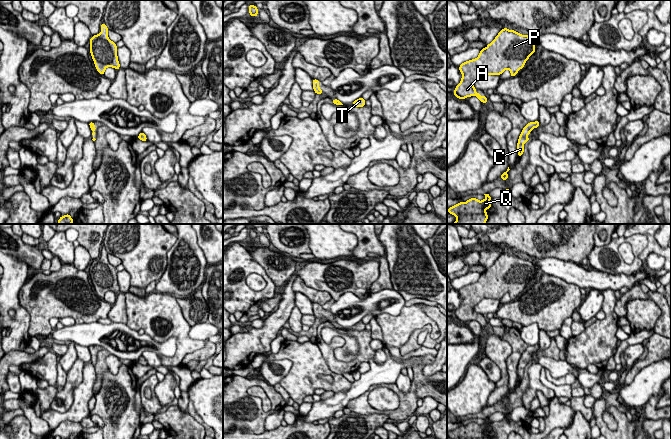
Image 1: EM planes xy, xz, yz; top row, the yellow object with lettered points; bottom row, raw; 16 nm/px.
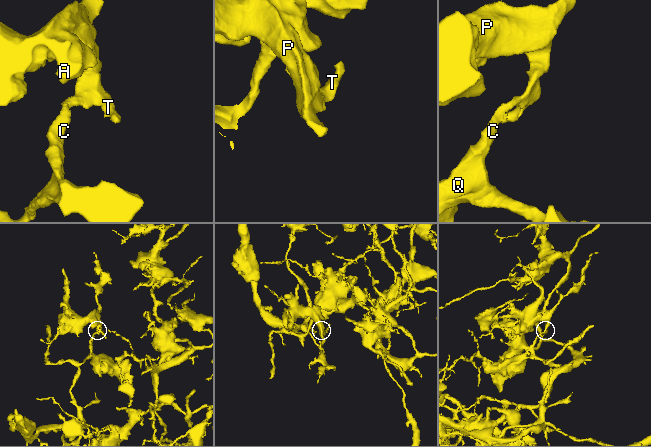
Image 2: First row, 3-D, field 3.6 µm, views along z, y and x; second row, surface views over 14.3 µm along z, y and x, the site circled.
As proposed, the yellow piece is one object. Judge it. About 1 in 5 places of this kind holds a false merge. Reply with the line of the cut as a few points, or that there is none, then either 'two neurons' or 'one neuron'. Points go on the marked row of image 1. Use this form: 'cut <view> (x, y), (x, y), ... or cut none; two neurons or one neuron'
cut none; one neuron

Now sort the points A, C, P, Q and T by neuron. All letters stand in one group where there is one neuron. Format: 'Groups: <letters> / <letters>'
Groups: A C P Q T

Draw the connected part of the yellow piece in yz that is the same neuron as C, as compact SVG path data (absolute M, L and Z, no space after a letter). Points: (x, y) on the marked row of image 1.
M539 120L535 121L535 122L529 122L522 130L519 139L518 139L518 143L517 143L517 151L518 151L518 156L522 156L523 152L524 152L524 144L530 140L530 138L528 138L527 136L530 134L530 132L534 129L539 127Z

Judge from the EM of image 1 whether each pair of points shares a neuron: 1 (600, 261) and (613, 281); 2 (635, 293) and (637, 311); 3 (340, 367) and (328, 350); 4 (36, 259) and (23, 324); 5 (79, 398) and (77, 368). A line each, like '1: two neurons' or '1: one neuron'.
1: two neurons
2: two neurons
3: one neuron
4: two neurons
5: two neurons

